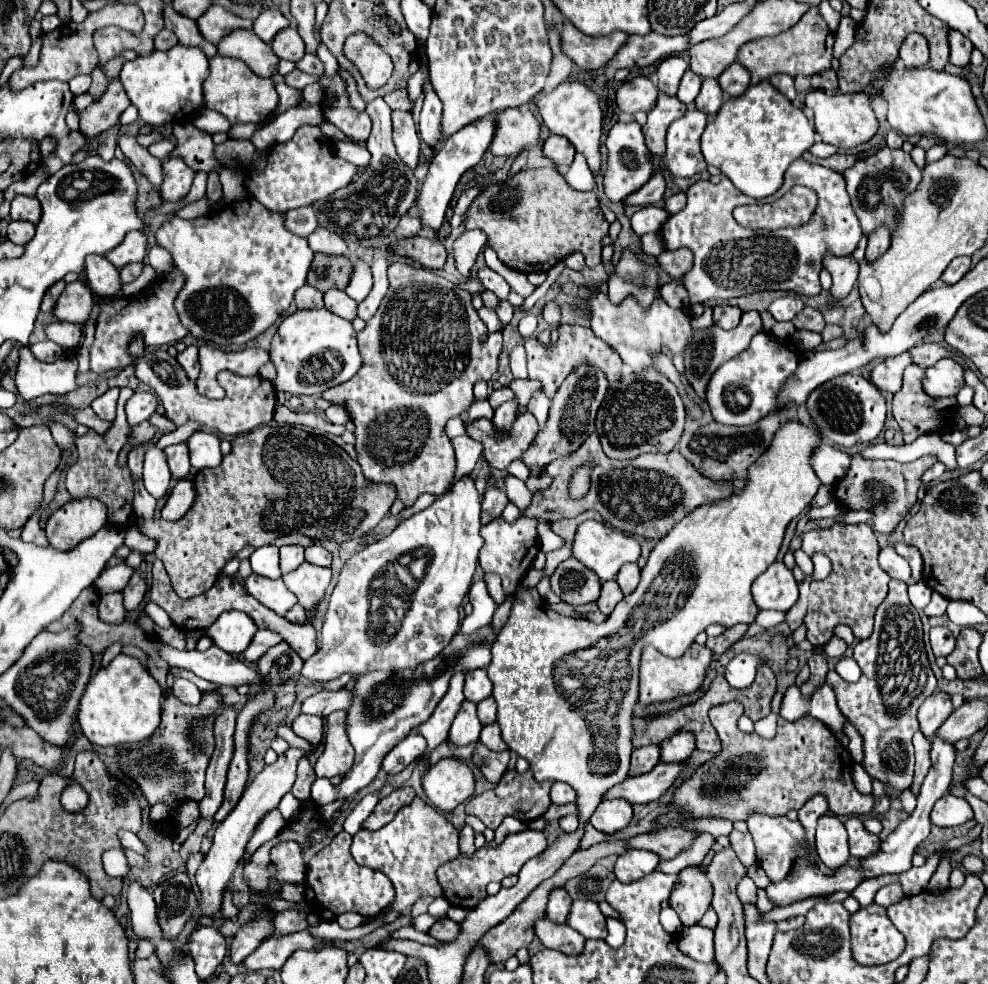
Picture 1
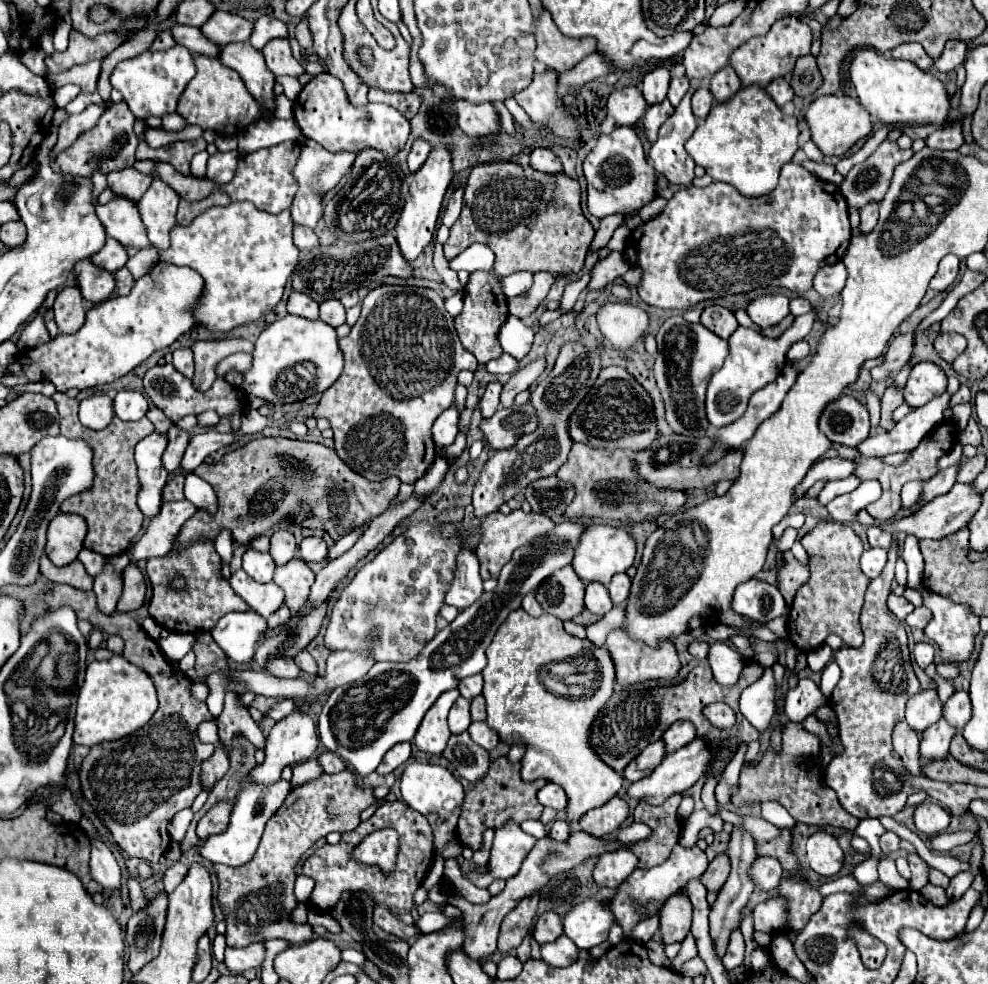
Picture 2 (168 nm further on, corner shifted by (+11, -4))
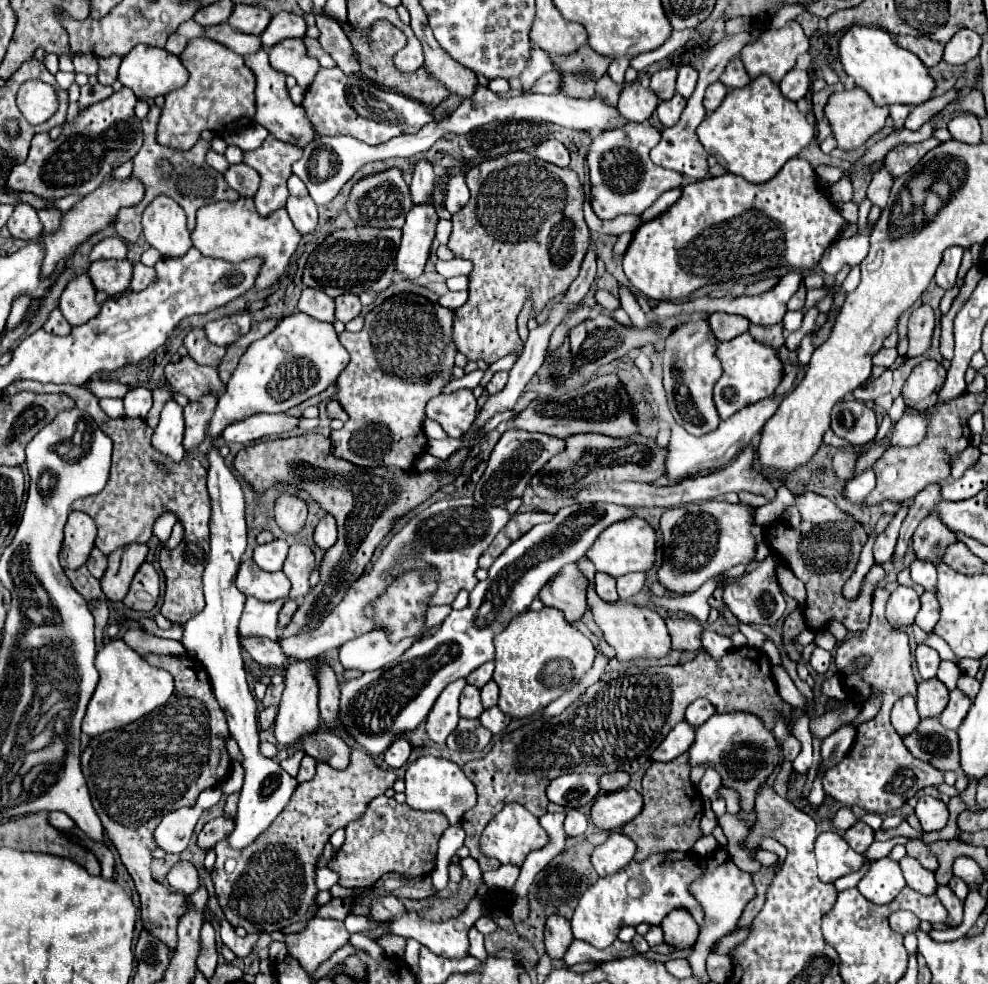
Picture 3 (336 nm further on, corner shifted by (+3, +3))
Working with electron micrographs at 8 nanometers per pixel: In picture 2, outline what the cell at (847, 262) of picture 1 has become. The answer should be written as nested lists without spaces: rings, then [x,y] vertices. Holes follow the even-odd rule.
[[[798,295],[790,299],[790,314],[800,316],[800,314],[806,314],[808,310],[810,310],[810,302],[806,298]]]

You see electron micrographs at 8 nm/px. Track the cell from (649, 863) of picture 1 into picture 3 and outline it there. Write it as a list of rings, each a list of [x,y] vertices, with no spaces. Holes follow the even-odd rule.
[[[612,831],[612,835],[594,849],[592,865],[600,877],[612,875],[624,869],[636,853],[636,845],[622,831]]]

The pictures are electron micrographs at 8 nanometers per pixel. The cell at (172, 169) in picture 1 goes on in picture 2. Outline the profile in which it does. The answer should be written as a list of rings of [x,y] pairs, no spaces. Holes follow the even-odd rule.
[[[154,180],[136,204],[148,232],[148,242],[158,250],[166,250],[170,246],[170,230],[176,226],[178,200],[180,196],[168,184]]]

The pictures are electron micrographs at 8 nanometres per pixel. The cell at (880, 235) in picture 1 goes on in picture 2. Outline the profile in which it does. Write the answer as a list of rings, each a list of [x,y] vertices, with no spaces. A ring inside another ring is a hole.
[[[866,204],[862,210],[860,210],[860,230],[862,230],[862,234],[866,234],[866,232],[870,232],[874,226],[876,226],[876,222],[878,222],[878,204]]]

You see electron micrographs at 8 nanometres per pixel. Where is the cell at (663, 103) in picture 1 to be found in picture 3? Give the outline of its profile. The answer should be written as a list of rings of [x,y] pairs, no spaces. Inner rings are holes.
[[[676,93],[672,99],[668,99],[668,101],[660,101],[660,105],[658,105],[658,109],[656,109],[660,123],[662,123],[664,127],[676,125],[678,119],[680,119],[680,113],[682,113],[682,109],[684,109],[684,105],[686,105],[686,99],[680,97],[678,93]]]

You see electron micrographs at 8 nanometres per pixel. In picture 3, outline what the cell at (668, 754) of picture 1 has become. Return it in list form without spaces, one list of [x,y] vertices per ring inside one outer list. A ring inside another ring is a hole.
[[[696,699],[692,705],[688,705],[686,709],[686,721],[696,729],[700,727],[708,717],[712,717],[716,713],[714,705],[706,699]]]

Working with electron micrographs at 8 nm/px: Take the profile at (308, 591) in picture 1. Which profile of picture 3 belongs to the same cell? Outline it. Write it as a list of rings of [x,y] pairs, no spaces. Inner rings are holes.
[[[302,543],[290,545],[290,553],[288,553],[284,569],[282,569],[292,583],[290,599],[298,601],[310,593],[312,587],[310,587],[308,577],[314,571],[314,567],[316,567],[316,561],[314,561],[314,553],[310,547],[306,547]]]

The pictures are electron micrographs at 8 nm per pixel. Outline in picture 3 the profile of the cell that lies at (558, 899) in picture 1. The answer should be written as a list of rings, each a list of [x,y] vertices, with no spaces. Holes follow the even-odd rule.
[[[550,915],[546,919],[546,929],[544,929],[544,943],[546,943],[546,953],[550,957],[562,959],[566,953],[568,945],[572,943],[574,935],[570,929],[570,921],[560,915]]]

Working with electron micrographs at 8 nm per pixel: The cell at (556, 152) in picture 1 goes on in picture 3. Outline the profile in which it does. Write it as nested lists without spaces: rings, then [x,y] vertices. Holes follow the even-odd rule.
[[[554,139],[540,143],[536,147],[536,157],[542,161],[548,161],[548,163],[554,163],[558,167],[568,167],[568,163],[570,163],[568,149],[560,141],[554,141]]]

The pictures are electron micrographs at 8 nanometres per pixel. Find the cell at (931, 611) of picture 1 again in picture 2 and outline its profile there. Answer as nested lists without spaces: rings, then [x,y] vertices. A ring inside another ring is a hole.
[[[920,606],[920,608],[914,608],[914,612],[912,612],[904,622],[906,622],[910,628],[920,628],[920,630],[924,630],[926,624],[930,622],[930,618],[932,618],[932,614],[928,612],[928,608]]]

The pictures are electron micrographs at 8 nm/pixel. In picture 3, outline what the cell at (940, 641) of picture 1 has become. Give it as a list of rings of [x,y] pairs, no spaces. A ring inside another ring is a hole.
[[[918,645],[916,649],[916,663],[922,679],[932,679],[936,677],[936,669],[940,665],[940,655],[928,645]]]

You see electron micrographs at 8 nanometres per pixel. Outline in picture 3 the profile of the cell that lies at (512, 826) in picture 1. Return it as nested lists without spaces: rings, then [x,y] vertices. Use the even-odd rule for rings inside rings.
[[[466,857],[460,861],[460,867],[464,871],[464,875],[472,881],[472,883],[482,883],[482,871],[480,871],[480,865],[476,859],[472,857]]]

